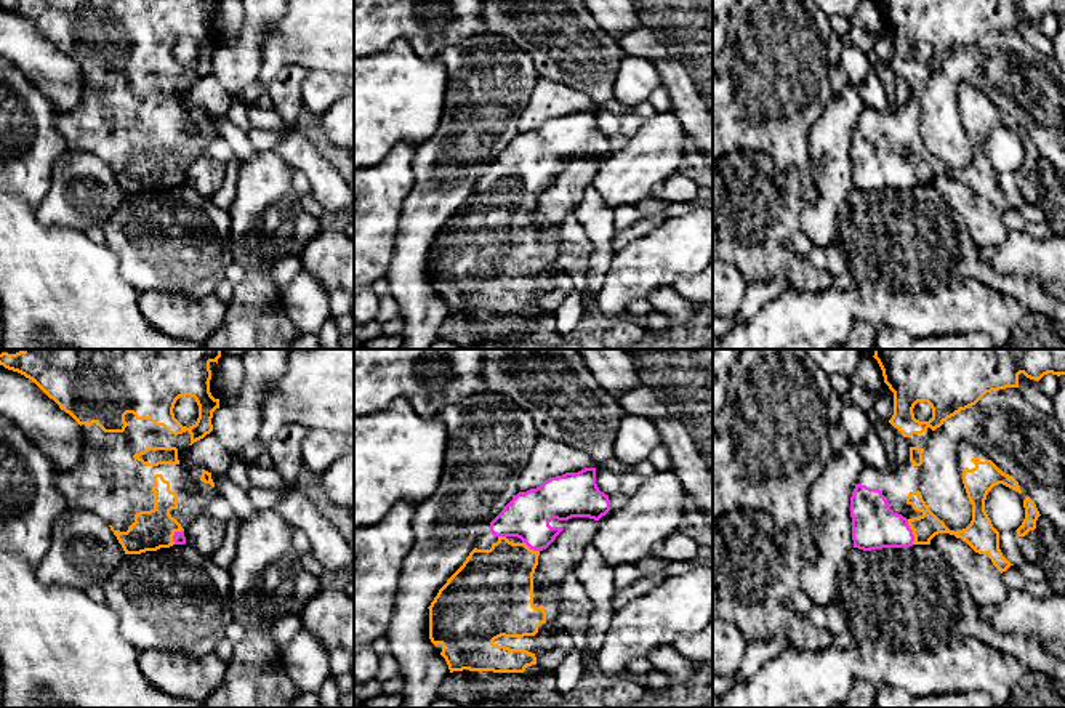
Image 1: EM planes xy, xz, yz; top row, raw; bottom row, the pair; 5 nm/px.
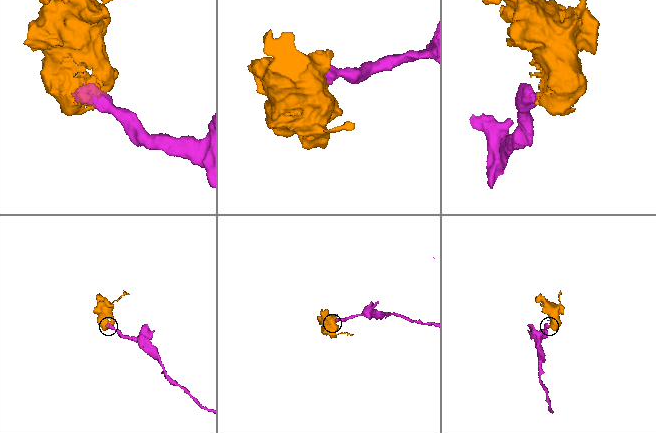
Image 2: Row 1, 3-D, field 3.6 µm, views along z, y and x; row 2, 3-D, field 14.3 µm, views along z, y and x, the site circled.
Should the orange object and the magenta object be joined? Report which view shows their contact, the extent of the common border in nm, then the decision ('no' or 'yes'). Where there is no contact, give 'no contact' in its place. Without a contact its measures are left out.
meets orange in yz; contact 130 nm long; yes

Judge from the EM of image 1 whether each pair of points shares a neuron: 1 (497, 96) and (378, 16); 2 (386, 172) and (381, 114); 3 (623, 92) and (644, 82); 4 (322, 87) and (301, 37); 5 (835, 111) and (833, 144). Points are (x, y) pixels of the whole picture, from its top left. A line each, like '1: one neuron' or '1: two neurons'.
1: two neurons
2: two neurons
3: one neuron
4: two neurons
5: one neuron

